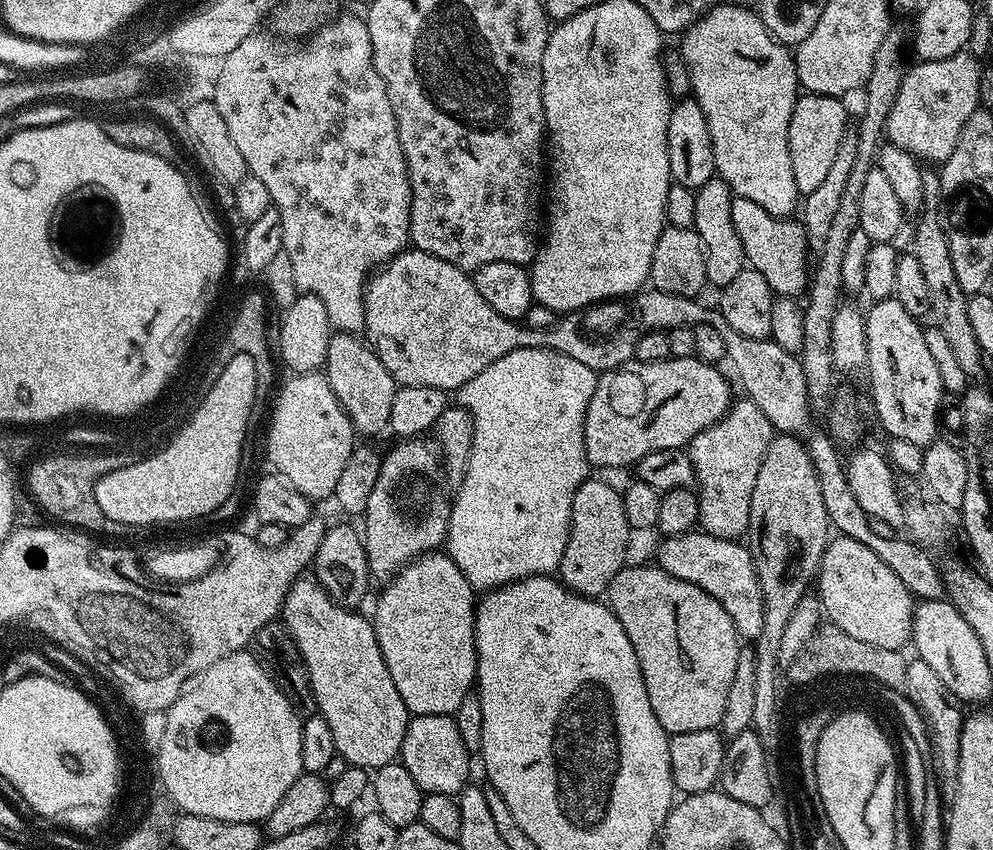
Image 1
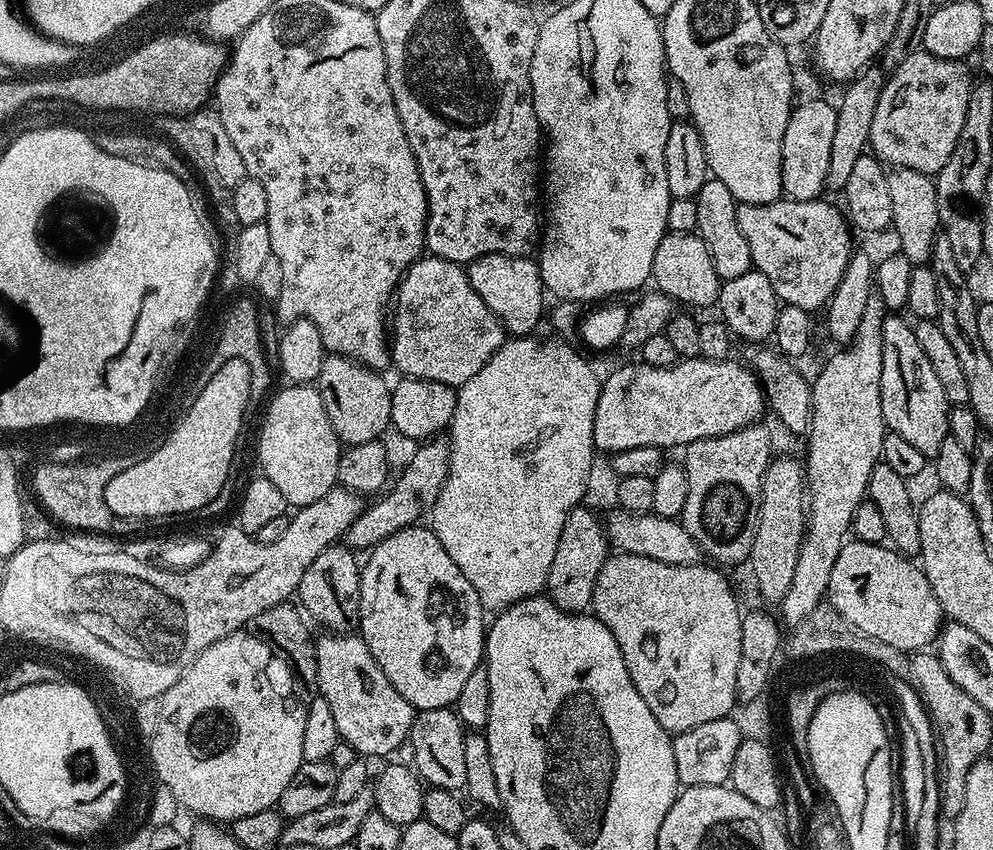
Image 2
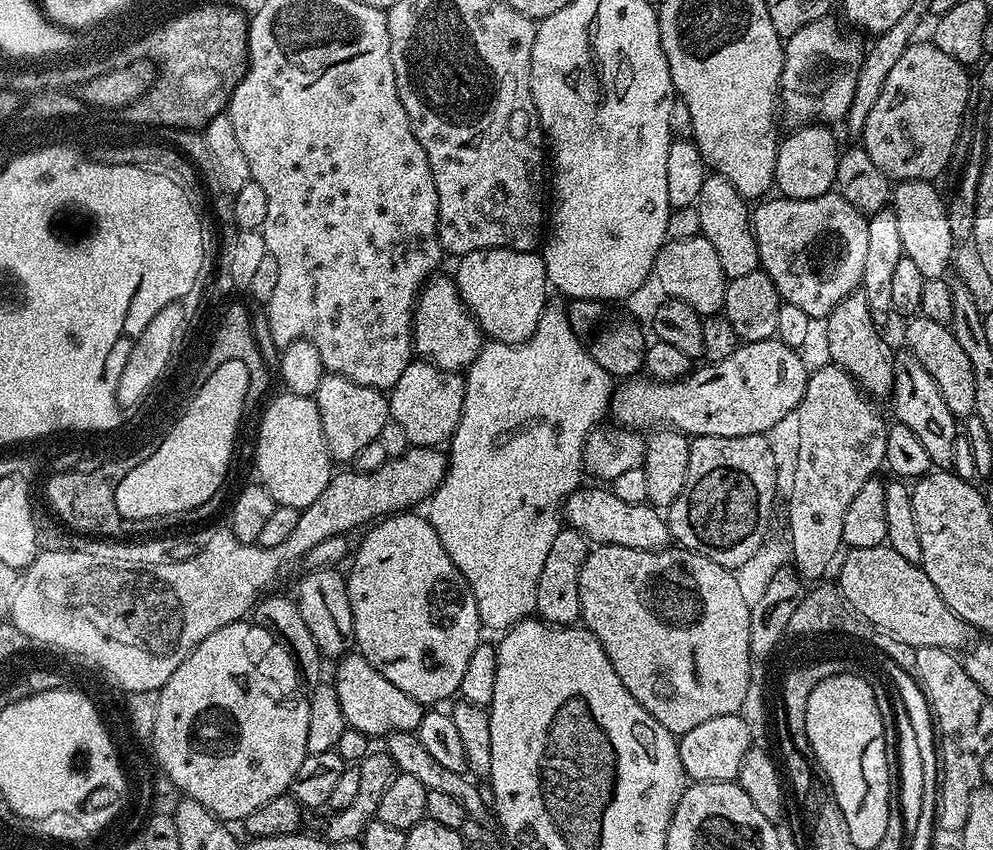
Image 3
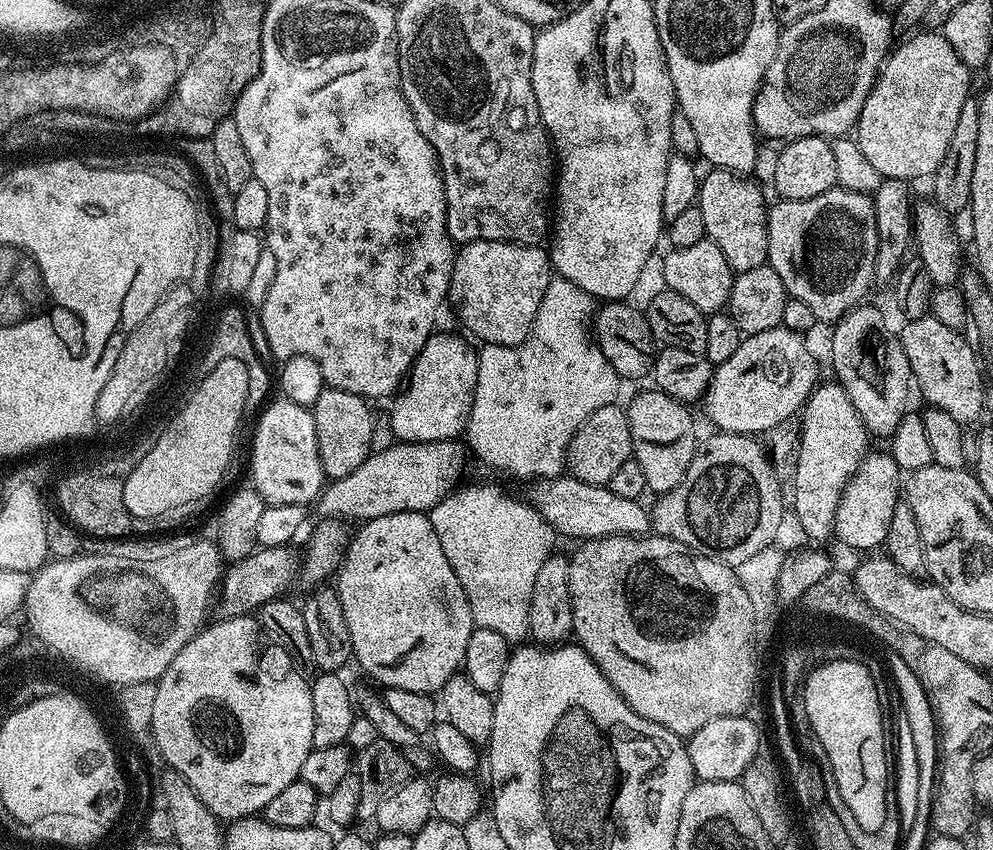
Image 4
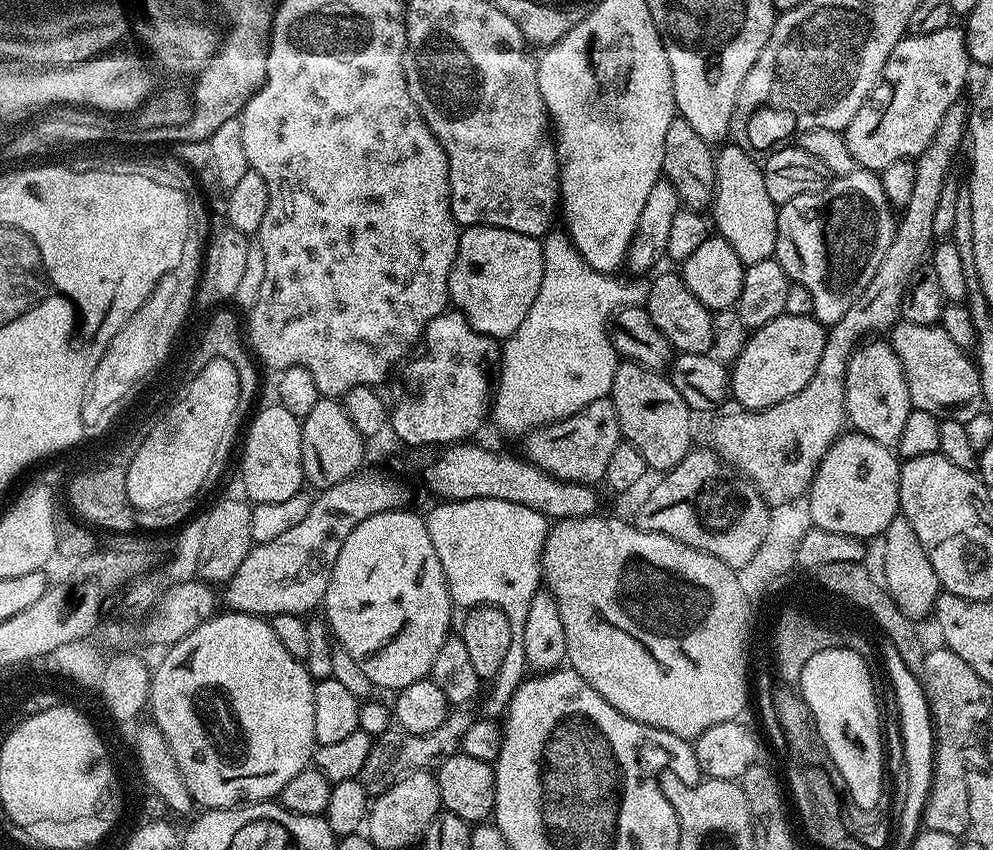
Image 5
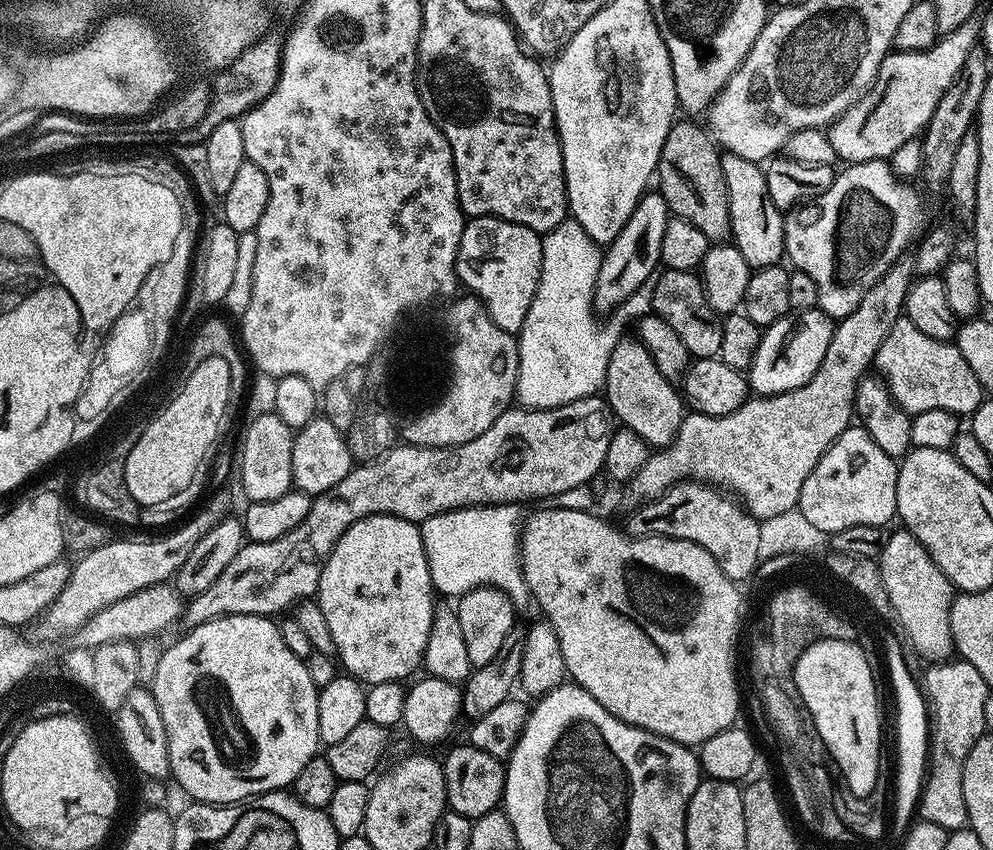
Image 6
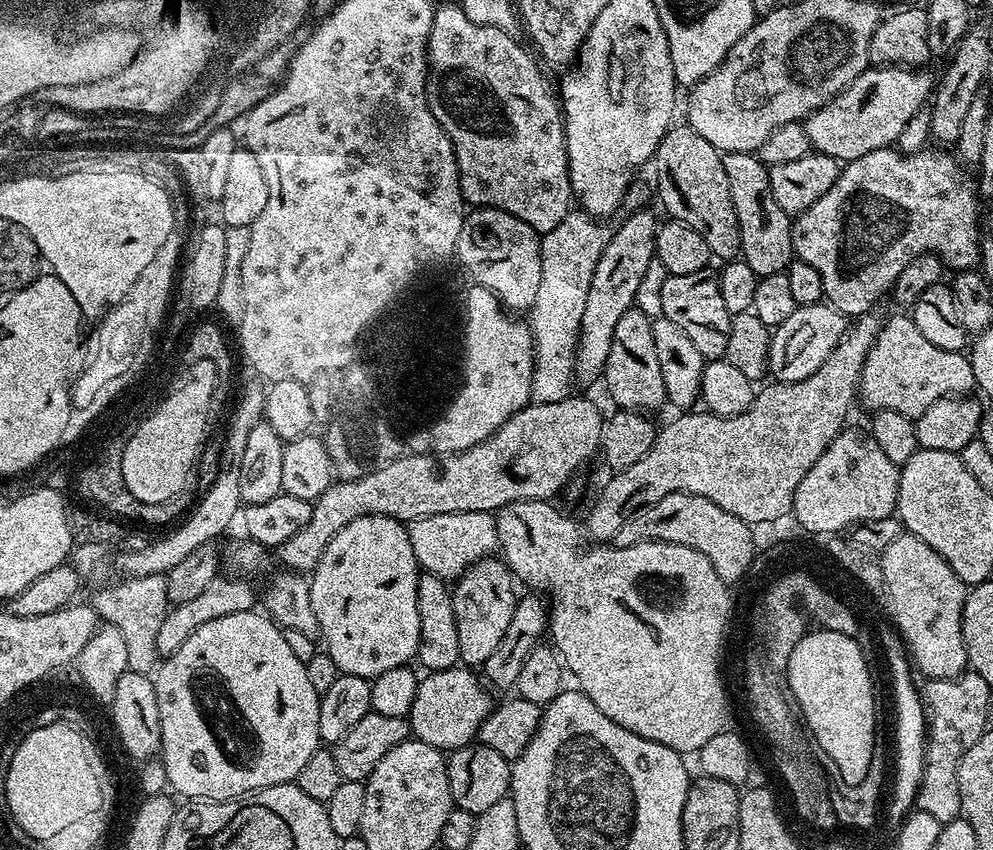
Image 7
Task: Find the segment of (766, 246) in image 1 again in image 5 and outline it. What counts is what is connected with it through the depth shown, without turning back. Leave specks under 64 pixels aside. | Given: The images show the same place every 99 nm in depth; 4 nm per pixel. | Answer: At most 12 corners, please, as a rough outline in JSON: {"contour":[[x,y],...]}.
{"contour":[[857,170],[776,213],[775,260],[831,326],[896,230]]}

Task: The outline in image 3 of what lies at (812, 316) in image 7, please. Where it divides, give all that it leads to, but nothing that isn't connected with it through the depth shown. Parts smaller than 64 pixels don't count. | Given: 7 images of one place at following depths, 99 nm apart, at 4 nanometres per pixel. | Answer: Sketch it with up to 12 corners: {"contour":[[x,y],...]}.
{"contour":[[775,338],[680,380],[628,378],[610,416],[689,438],[765,434],[810,368]]}

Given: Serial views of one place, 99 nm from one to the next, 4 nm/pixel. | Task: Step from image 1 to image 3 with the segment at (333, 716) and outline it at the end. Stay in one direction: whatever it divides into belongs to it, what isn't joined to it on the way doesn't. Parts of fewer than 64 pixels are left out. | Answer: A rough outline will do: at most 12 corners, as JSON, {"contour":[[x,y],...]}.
{"contour":[[370,662],[335,665],[344,723],[363,736],[415,733],[426,708]]}

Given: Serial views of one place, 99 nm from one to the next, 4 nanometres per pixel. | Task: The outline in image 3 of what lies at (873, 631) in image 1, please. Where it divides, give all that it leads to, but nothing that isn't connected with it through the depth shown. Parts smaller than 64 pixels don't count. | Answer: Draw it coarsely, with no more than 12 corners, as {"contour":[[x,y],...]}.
{"contour":[[848,548],[839,592],[916,649],[964,650],[973,628],[920,564]]}

